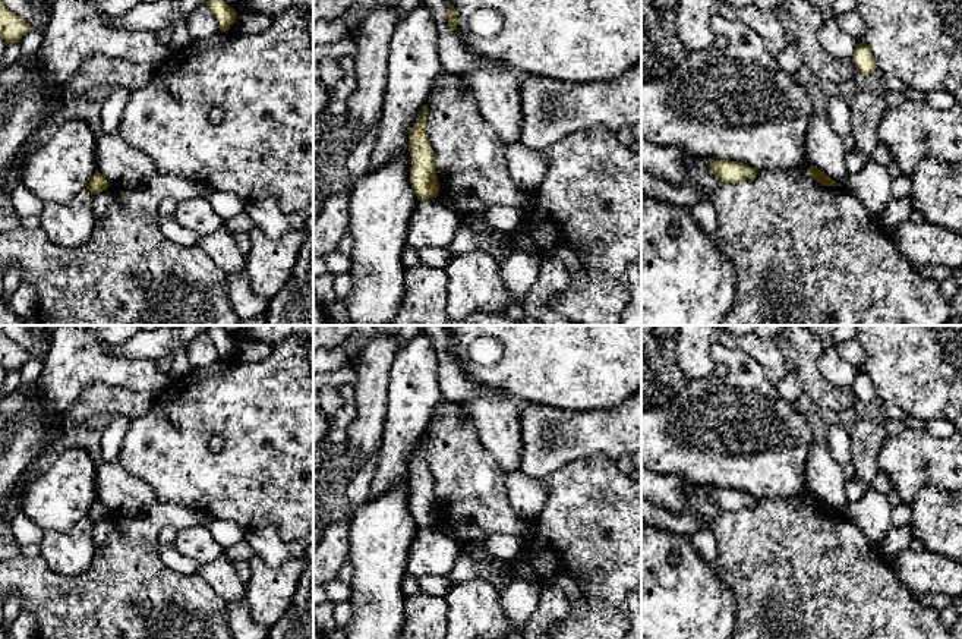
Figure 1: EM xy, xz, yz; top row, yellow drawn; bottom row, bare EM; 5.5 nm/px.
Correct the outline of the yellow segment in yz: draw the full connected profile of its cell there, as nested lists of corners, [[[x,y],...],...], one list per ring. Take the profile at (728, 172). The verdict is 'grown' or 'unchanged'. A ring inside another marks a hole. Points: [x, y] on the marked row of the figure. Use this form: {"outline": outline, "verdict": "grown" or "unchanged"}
{"outline": [[[712,158],[709,169],[722,183],[735,183],[745,179],[754,179],[757,176],[757,171],[747,164],[728,160]]], "verdict": "unchanged"}

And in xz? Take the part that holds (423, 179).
{"outline": [[[428,104],[419,113],[409,132],[409,151],[411,155],[410,183],[419,201],[436,198],[439,182],[435,170],[435,154],[426,135]]], "verdict": "unchanged"}

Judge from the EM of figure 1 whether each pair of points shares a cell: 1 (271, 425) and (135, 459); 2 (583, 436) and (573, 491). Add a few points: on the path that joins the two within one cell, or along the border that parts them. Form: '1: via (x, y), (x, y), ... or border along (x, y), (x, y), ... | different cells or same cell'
1: via (237, 459), (169, 459) | same cell
2: border along (612, 459), (589, 455), (548, 475) | different cells

